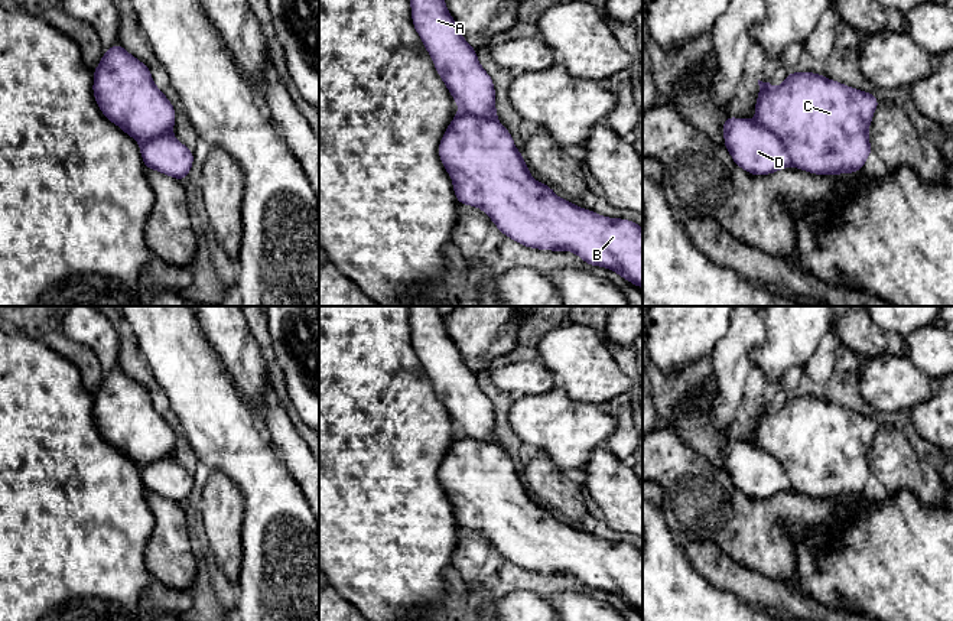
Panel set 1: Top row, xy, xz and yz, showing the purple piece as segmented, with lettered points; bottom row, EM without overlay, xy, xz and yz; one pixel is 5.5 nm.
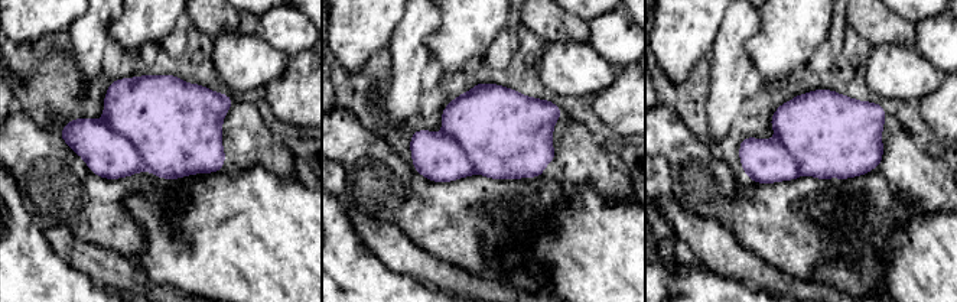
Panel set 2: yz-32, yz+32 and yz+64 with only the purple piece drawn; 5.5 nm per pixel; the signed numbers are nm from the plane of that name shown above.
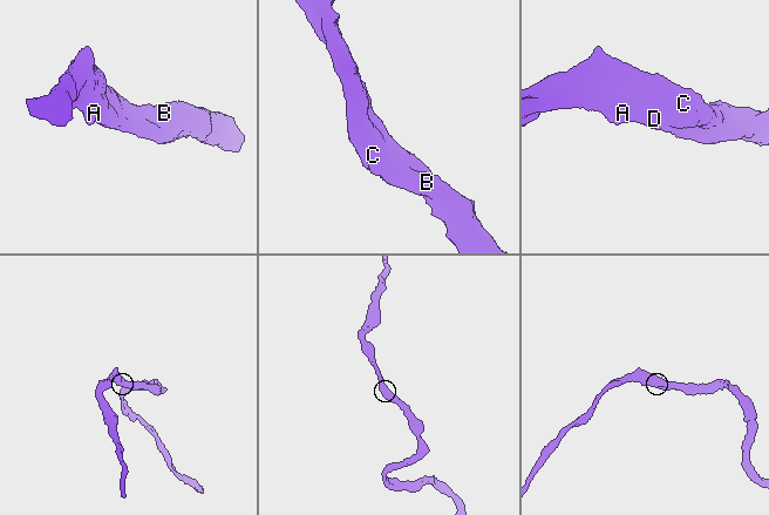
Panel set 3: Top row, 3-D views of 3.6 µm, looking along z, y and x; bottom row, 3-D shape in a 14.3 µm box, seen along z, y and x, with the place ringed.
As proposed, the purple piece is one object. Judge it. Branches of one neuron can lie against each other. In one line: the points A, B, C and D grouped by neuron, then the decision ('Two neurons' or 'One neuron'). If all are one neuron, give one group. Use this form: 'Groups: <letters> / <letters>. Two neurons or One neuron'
Groups: A B C D. One neuron

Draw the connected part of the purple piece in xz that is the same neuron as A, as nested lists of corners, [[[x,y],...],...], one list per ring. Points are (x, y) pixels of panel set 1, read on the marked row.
[[[410,0],[412,22],[459,110],[438,147],[459,204],[481,208],[508,238],[524,247],[572,251],[589,266],[601,266],[643,289],[643,228],[559,198],[528,172],[510,131],[498,121],[492,78],[465,40],[445,0]]]

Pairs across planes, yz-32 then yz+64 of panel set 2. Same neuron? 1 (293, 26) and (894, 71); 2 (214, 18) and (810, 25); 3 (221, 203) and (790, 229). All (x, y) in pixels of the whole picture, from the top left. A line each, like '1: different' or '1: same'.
1: same
2: different
3: different

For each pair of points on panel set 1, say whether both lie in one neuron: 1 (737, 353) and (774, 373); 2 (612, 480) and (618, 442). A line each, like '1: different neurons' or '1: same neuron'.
1: same neuron
2: same neuron

